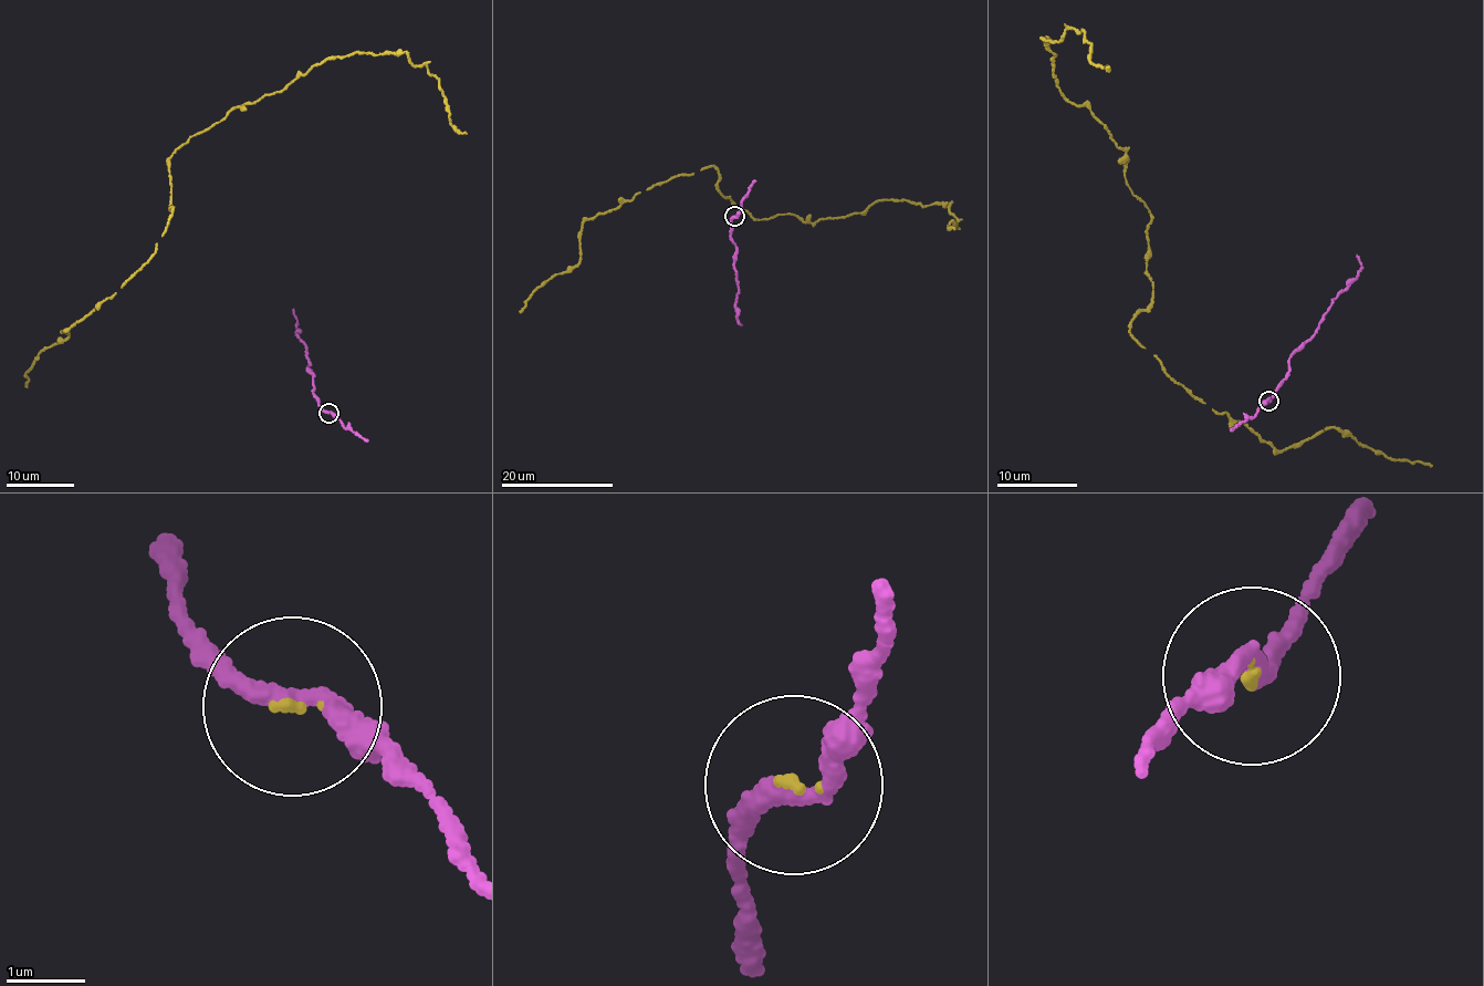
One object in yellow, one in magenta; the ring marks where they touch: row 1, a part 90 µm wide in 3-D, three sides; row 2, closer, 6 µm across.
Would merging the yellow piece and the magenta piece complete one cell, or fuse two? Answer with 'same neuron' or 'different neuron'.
same neuron

